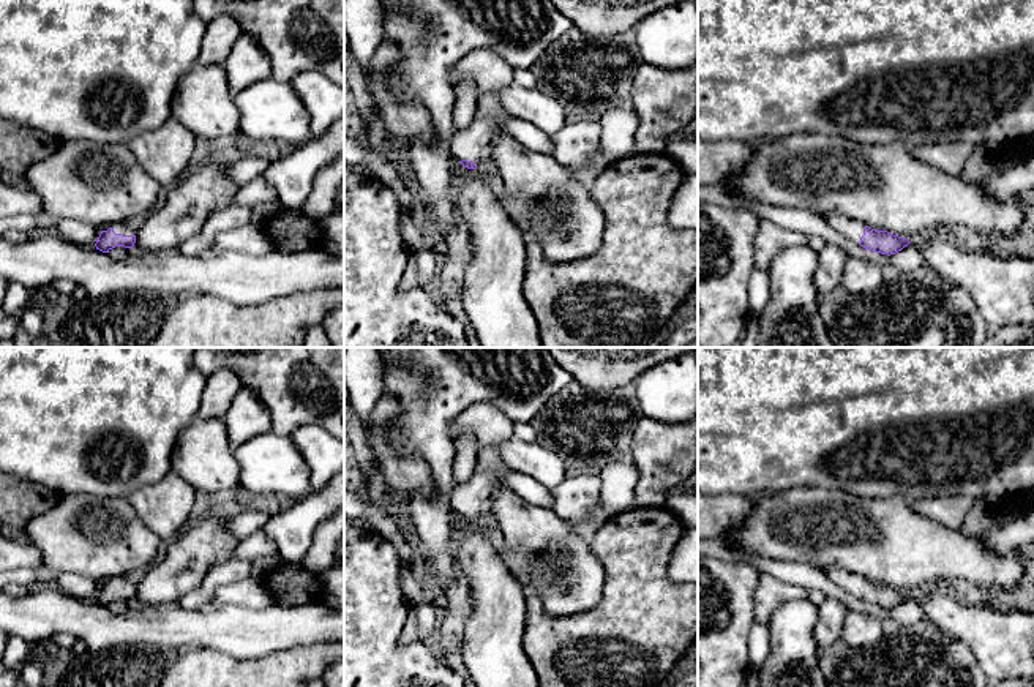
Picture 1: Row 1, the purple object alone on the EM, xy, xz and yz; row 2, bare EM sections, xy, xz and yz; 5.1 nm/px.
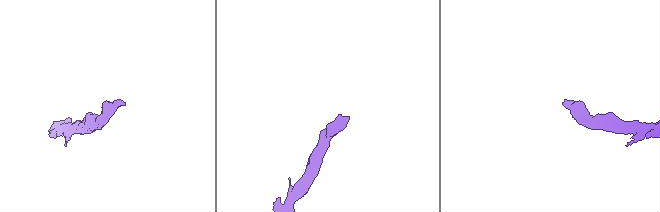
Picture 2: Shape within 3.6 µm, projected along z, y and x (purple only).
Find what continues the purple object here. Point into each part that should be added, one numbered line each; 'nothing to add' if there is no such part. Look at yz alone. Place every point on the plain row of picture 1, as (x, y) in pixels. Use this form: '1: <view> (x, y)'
1: yz (848, 581)

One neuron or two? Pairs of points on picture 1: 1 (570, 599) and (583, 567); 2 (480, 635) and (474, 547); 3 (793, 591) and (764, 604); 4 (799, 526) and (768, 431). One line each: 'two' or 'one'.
1: one
2: one
3: one
4: two

